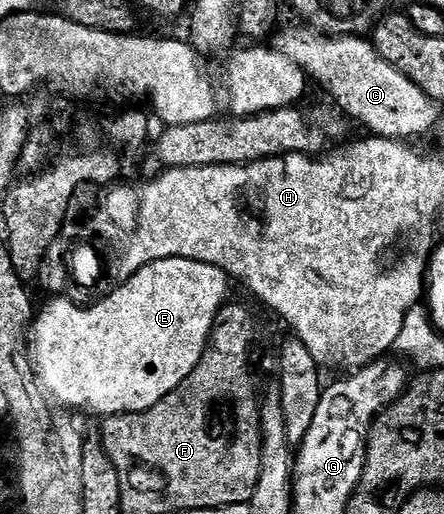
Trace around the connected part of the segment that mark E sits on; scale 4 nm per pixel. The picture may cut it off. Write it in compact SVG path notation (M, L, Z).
M168 258L147 264L141 271L135 272L125 282L120 283L110 294L90 305L80 306L66 296L53 296L53 299L42 310L40 307L36 311L31 323L31 341L27 346L28 353L31 355L31 365L40 385L50 395L53 393L65 405L62 407L78 406L81 410L89 409L93 414L105 414L104 416L137 414L140 410L159 404L159 400L163 400L172 390L179 388L179 384L183 384L183 380L187 380L187 376L191 376L191 372L199 364L206 346L209 345L209 337L213 334L213 328L217 325L217 315L221 313L222 306L226 305L228 298L225 297L229 294L229 285L231 285L229 275L220 270L218 266L212 266L194 258Z

